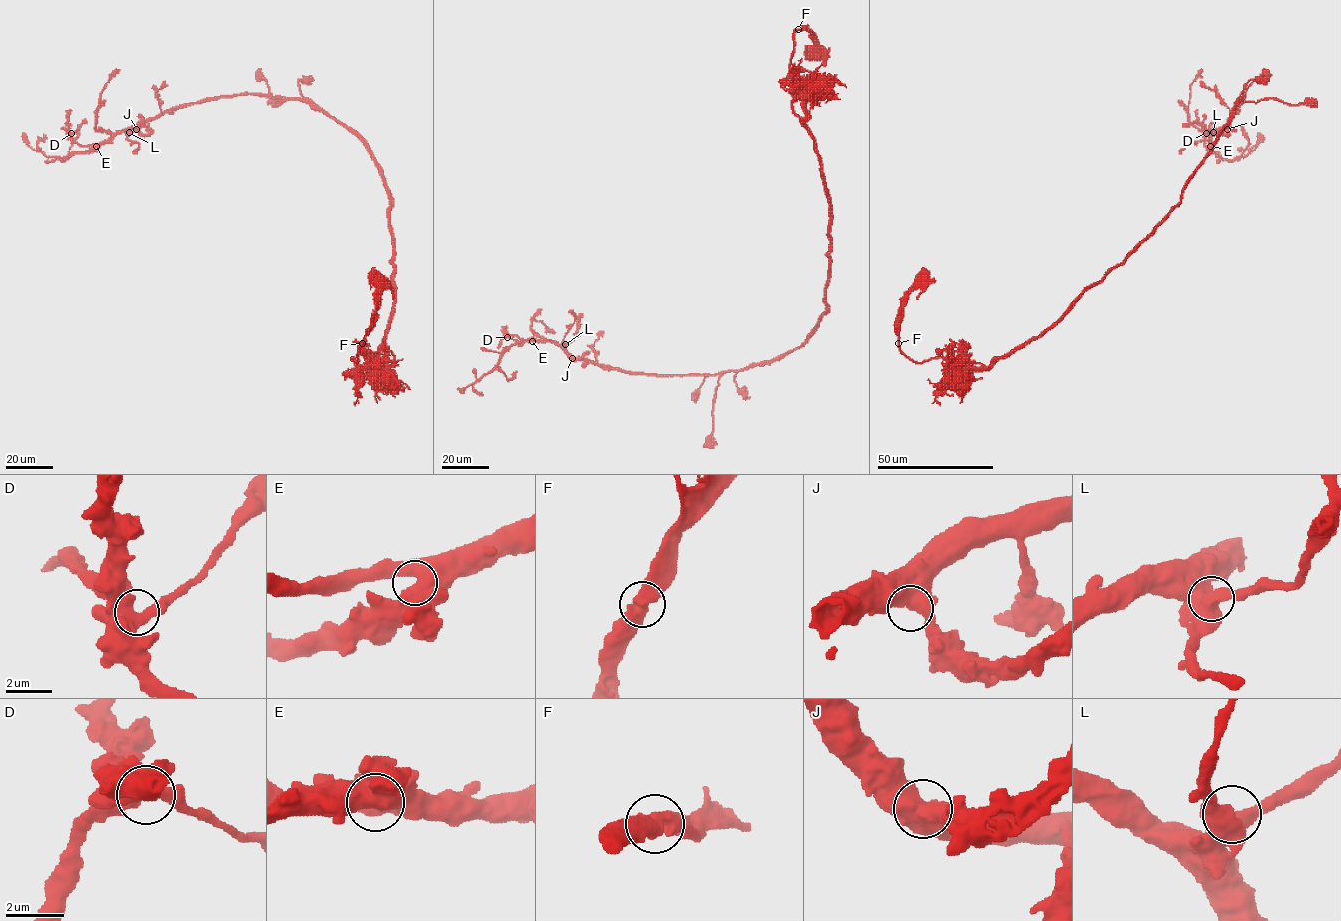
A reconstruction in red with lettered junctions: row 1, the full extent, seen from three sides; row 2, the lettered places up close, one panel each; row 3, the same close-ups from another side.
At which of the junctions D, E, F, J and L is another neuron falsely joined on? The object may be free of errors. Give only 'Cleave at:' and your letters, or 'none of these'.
Cleave at: none of these

